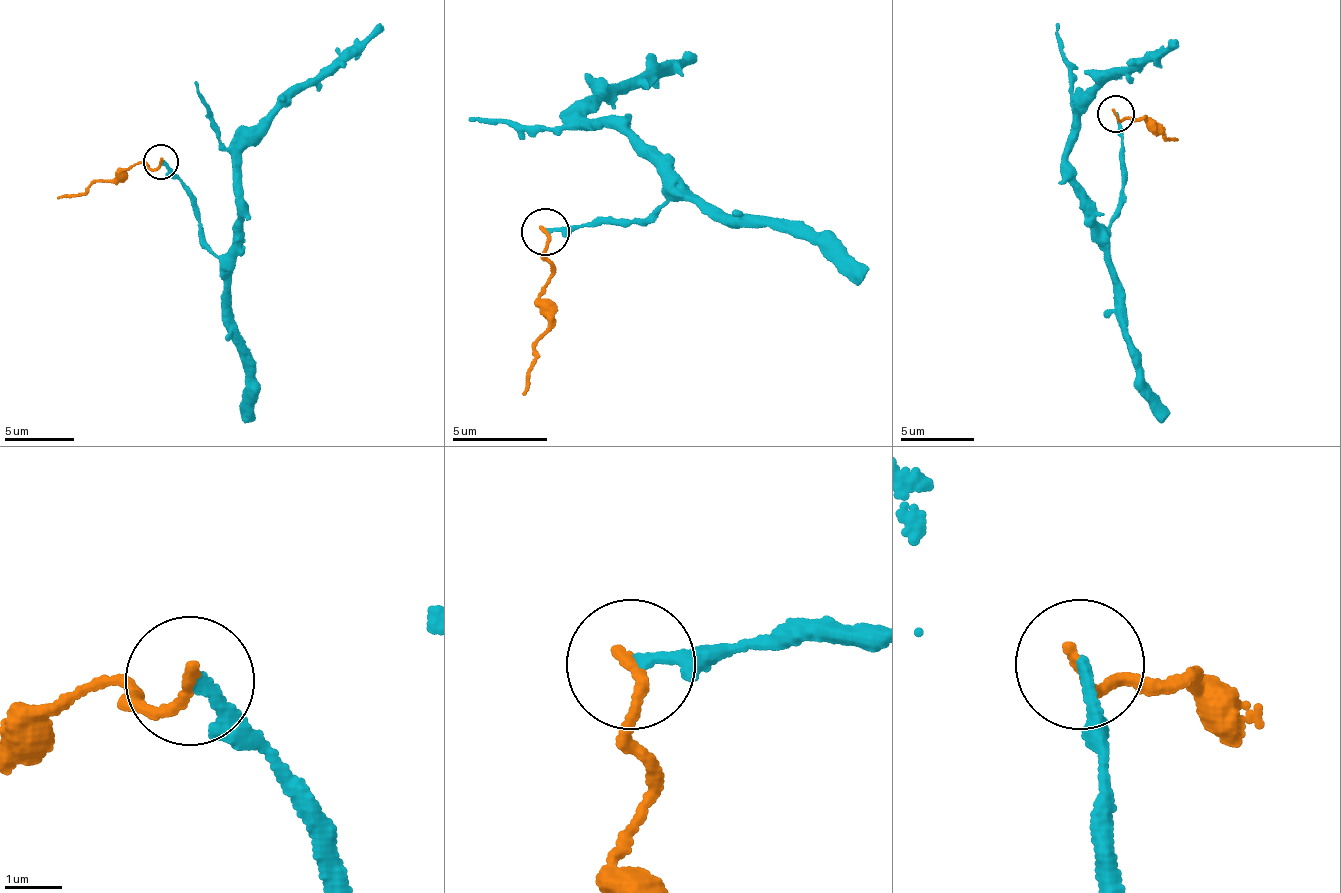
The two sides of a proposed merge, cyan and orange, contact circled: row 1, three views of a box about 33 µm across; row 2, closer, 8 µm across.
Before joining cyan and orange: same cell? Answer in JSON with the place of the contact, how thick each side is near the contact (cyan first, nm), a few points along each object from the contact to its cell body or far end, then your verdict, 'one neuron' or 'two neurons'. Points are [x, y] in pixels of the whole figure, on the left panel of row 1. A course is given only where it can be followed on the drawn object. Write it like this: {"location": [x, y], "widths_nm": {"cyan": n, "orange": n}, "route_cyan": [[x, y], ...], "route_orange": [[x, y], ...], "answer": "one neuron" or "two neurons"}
{"location": [161, 162], "widths_nm": {"cyan": 240, "orange": 190}, "route_cyan": [[160, 161], [190, 197], [197, 231], [219, 259], [241, 212], [238, 158], [291, 98], [334, 74], [384, 25]], "route_orange": [[160, 161], [152, 170], [141, 161], [111, 181], [58, 198]], "answer": "two neurons"}

